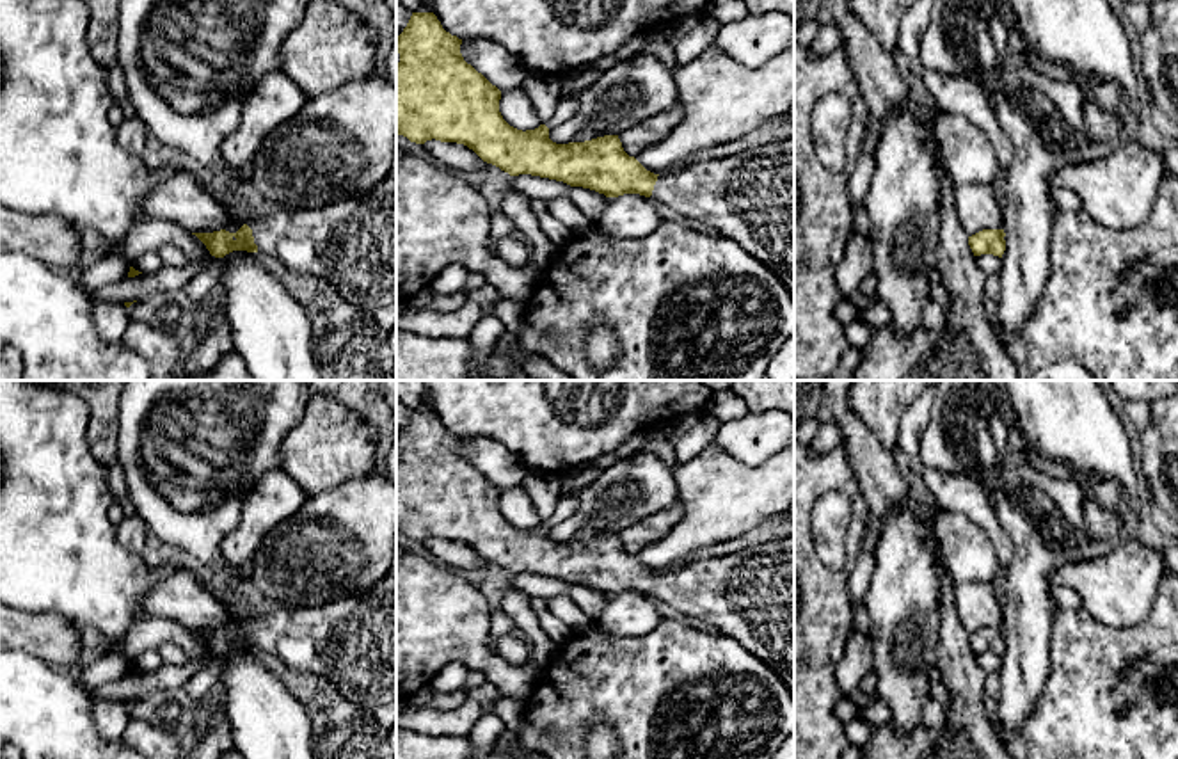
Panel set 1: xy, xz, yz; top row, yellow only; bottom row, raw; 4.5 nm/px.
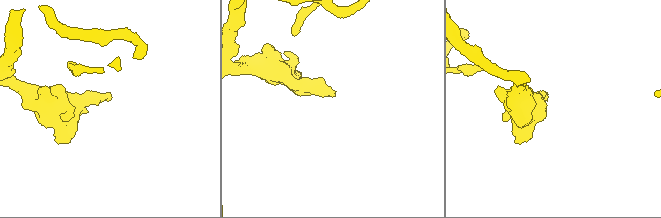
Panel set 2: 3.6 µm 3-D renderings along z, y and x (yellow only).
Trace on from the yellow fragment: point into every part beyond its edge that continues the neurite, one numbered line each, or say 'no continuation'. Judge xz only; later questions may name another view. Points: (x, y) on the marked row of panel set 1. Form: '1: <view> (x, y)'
1: xz (748, 198)

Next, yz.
no continuation

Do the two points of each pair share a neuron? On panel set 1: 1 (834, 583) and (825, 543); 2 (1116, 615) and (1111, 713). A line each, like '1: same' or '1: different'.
1: different
2: different

